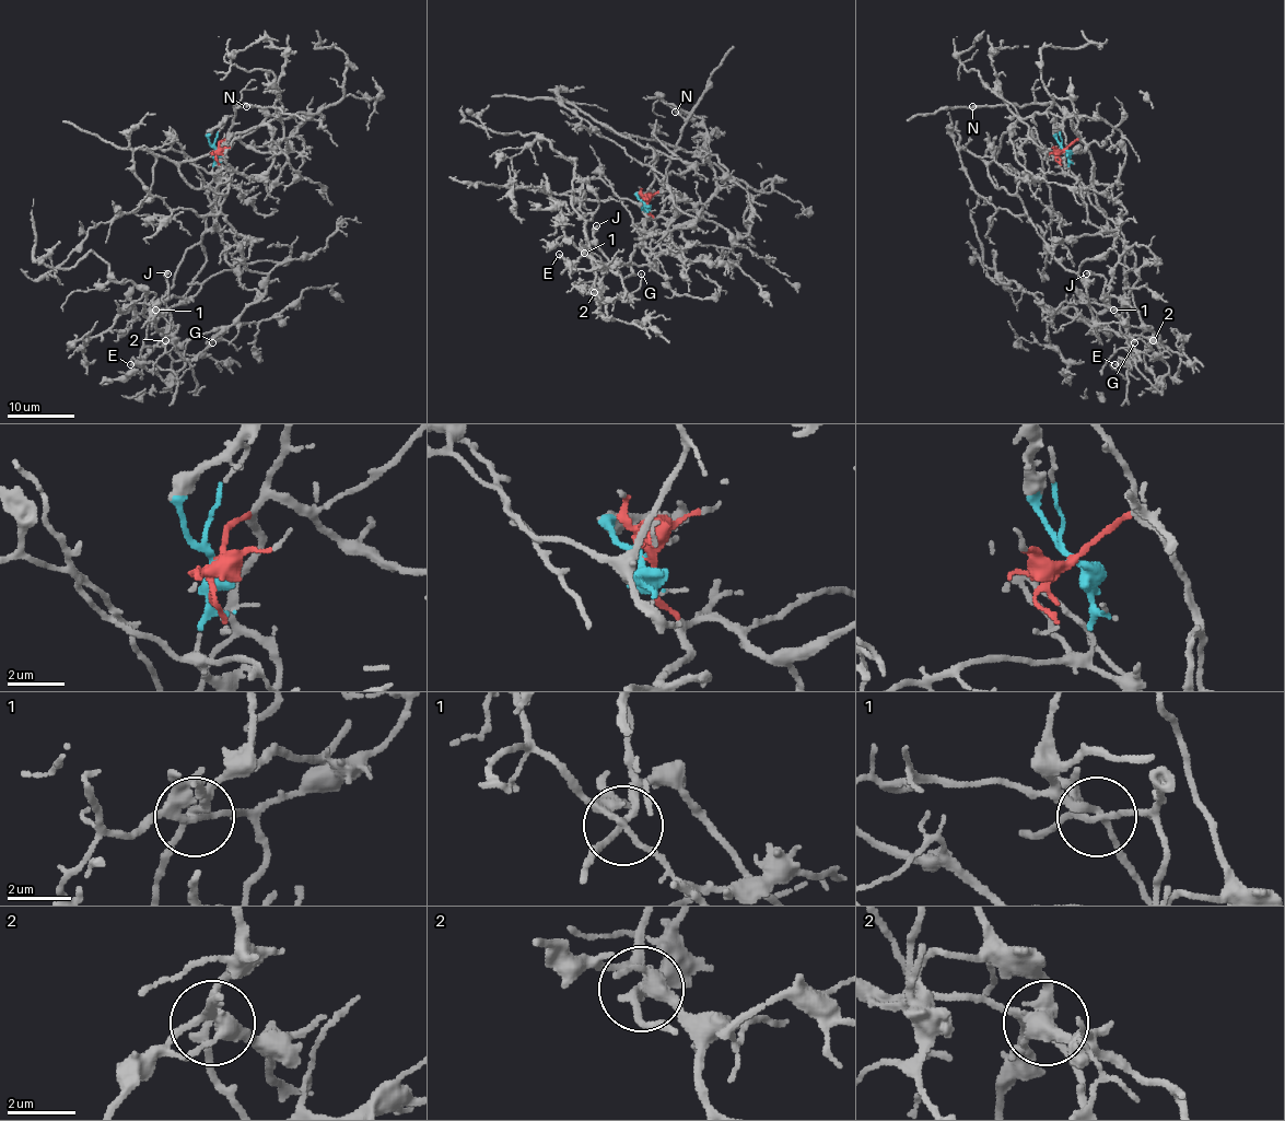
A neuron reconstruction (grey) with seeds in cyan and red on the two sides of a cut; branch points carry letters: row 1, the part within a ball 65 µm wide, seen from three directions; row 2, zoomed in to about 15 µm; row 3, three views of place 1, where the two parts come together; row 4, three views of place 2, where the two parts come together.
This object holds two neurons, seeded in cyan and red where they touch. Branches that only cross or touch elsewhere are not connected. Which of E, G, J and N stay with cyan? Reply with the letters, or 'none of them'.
none of them

